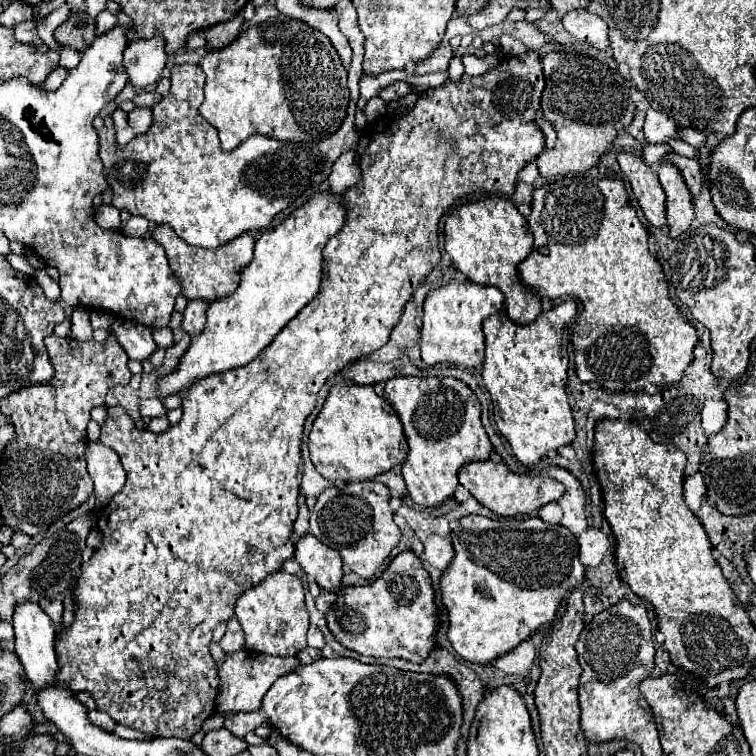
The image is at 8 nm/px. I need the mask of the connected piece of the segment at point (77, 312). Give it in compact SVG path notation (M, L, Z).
M76 306L72 312L72 338L74 340L90 340L92 338L92 326L90 326L90 318L84 306Z

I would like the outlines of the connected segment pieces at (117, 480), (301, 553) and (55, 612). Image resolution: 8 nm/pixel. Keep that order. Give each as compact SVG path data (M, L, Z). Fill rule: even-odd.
M90 442L86 448L88 472L94 480L96 506L102 508L116 492L124 488L126 472L120 464L118 454L112 448L106 448L102 442Z
M312 534L302 536L294 544L294 558L300 562L306 574L310 574L320 588L324 590L338 590L342 580L342 560L338 558L336 550L324 546Z
M40 598L40 608L52 618L52 622L58 626L62 624L62 602L60 600L48 600L48 598Z

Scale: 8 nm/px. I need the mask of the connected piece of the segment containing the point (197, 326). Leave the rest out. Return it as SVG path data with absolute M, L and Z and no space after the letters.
M190 300L182 316L184 316L182 330L190 336L198 336L204 330L204 322L206 322L206 302Z

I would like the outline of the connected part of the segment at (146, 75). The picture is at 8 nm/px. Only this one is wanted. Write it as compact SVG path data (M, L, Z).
M162 36L128 44L128 48L124 50L124 68L130 76L132 86L146 88L146 84L154 84L160 80L166 64L164 44L166 40Z

